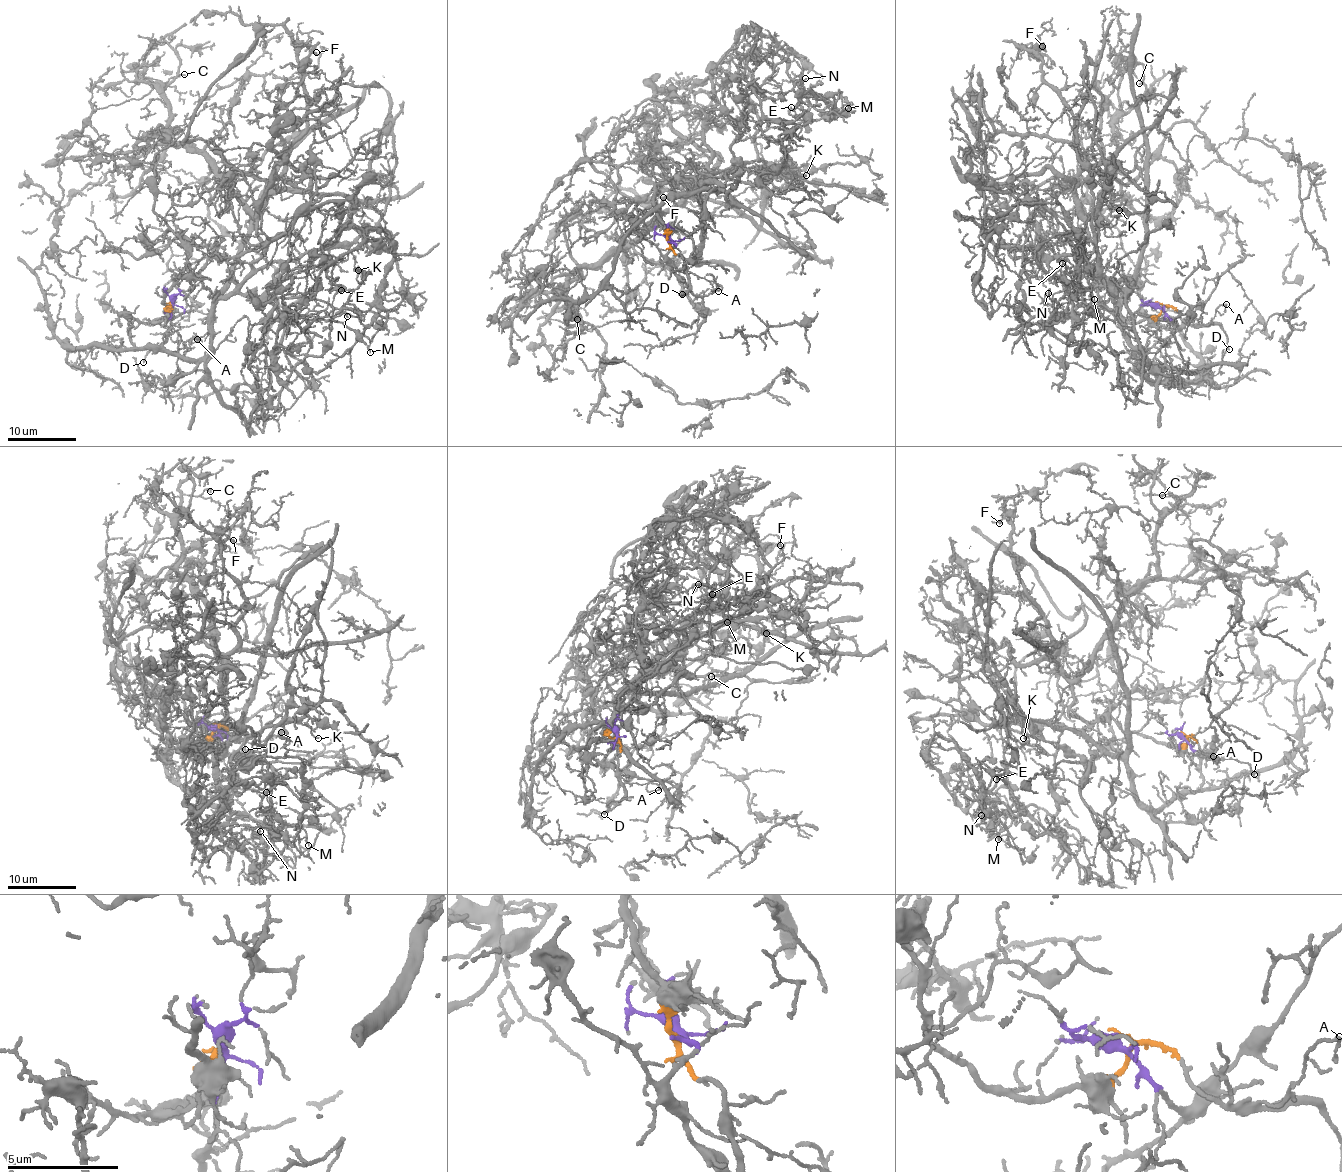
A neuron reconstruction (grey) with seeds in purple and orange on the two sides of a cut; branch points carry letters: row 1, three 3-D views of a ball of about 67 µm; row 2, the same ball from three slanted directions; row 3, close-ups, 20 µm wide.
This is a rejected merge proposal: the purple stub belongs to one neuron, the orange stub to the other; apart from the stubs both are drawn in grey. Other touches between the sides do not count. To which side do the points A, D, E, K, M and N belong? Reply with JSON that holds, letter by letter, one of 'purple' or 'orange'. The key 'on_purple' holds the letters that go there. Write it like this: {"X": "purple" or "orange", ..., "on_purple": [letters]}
{"A": "orange", "D": "orange", "E": "purple", "K": "purple", "M": "purple", "N": "purple", "on_purple": ["E", "K", "M", "N"]}

